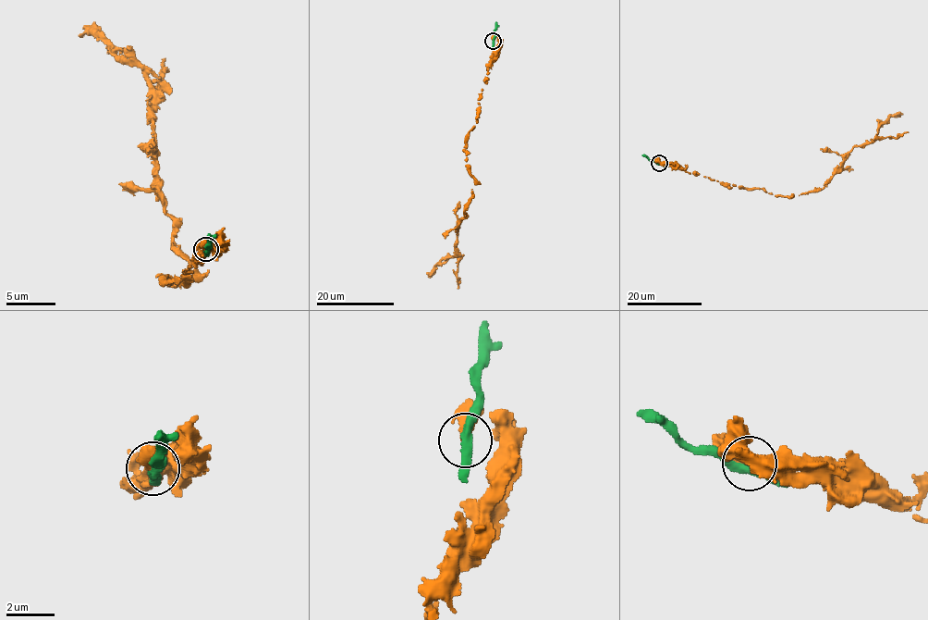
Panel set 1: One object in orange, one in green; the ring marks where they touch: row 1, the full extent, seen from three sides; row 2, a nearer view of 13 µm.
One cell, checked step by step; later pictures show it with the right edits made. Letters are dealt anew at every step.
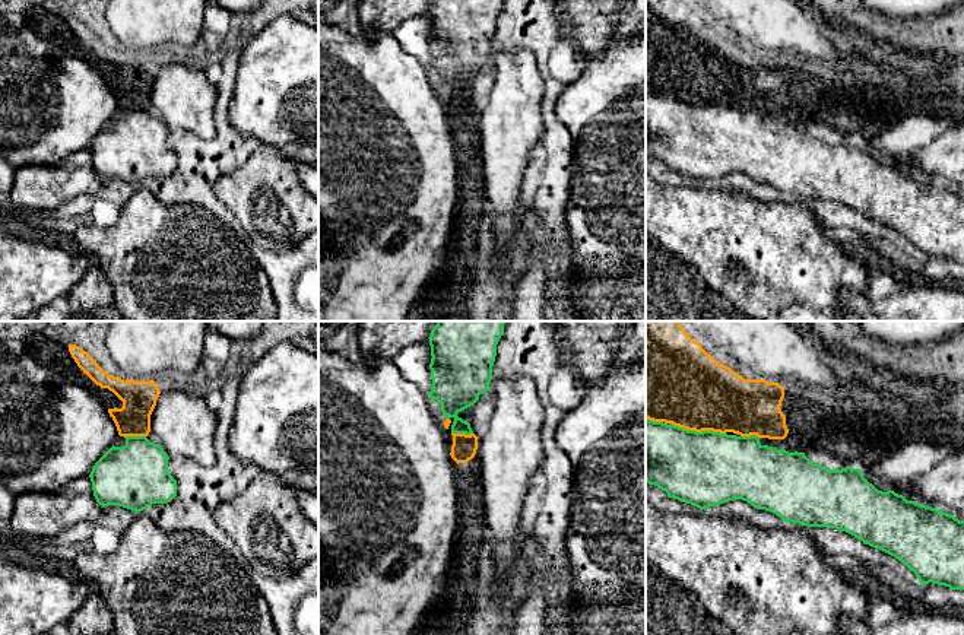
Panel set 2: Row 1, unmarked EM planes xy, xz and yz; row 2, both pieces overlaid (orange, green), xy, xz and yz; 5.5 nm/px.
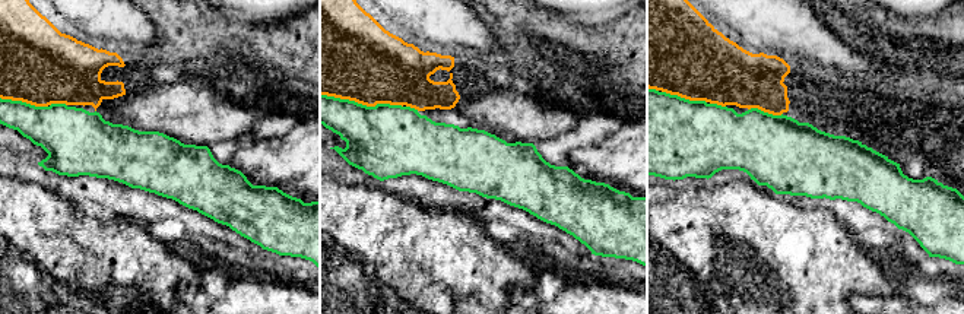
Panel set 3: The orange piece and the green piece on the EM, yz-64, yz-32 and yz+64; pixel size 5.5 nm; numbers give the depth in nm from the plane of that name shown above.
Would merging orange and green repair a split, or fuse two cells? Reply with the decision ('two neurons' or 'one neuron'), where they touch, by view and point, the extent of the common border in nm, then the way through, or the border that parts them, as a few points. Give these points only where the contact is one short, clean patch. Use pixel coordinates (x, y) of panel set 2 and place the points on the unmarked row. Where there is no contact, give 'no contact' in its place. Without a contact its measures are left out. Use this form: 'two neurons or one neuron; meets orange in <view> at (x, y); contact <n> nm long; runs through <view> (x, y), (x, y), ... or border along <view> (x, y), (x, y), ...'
two neurons; meets orange in yz at (698, 104); contact 300 nm long

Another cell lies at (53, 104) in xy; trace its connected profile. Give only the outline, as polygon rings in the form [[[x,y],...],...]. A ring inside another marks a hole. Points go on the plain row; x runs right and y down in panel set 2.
[[[0,18],[0,156],[10,165],[61,163],[67,156],[89,149],[117,109],[108,83],[86,60]]]

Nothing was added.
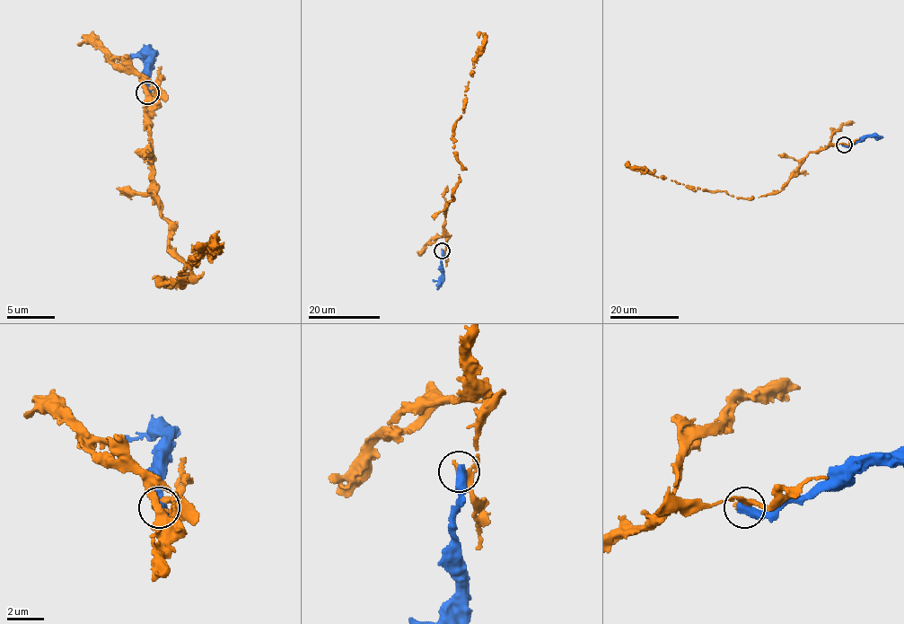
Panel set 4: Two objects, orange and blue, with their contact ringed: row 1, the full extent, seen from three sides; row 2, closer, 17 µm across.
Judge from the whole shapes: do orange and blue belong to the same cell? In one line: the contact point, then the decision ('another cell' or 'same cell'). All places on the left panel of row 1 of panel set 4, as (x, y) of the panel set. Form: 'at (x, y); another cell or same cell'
at (147, 92); another cell

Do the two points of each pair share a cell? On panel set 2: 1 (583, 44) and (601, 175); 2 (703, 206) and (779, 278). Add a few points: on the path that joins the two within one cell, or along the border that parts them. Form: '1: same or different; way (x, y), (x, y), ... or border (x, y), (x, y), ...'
1: different; border (614, 37), (599, 56), (577, 59)
2: same; way (719, 226), (758, 260)

